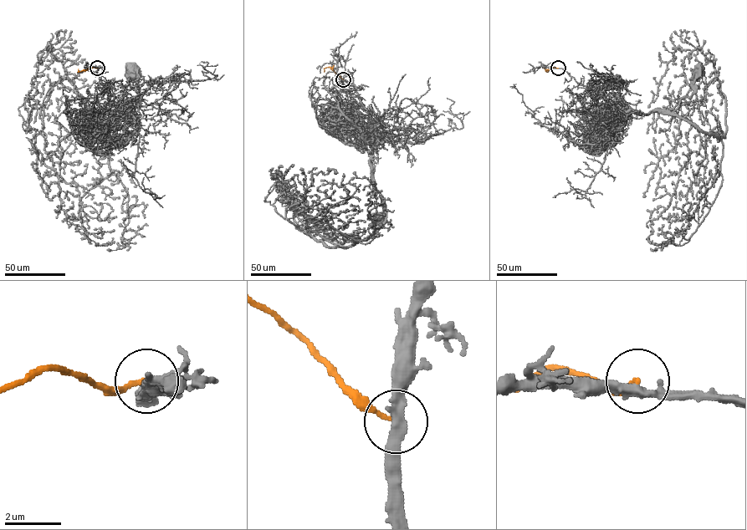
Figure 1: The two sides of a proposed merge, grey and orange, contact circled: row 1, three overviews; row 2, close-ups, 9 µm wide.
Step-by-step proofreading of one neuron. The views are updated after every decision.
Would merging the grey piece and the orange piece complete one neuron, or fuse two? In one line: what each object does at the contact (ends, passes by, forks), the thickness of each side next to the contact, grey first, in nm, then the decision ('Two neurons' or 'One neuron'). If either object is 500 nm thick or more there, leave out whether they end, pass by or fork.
At the ring grey passes by. At the ring orange ends. Thickness 360 nm (grey) against 160 nm. Two neurons

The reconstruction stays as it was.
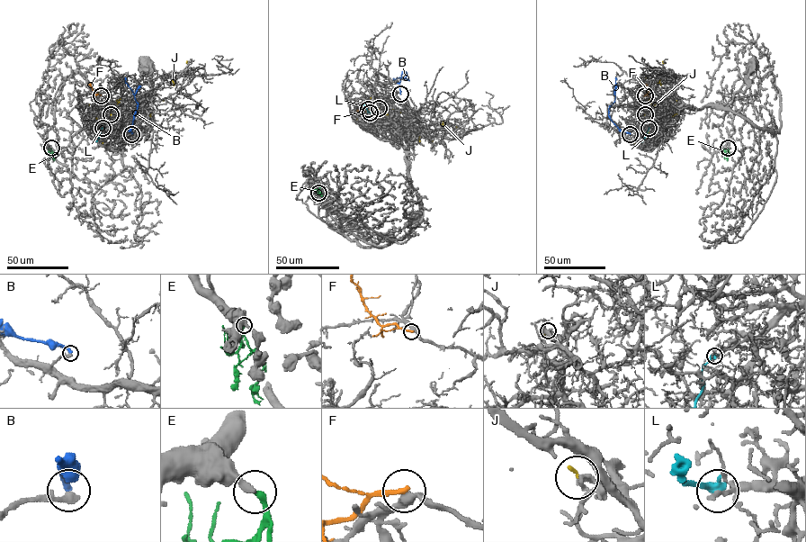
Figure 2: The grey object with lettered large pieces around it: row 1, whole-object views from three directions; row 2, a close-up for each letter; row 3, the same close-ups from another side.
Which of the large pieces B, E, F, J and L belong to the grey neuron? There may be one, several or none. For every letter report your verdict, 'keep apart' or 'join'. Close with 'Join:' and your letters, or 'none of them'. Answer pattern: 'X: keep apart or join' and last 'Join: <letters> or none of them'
B: keep apart
E: keep apart
F: keep apart
J: keep apart
L: keep apart
Join: none of them

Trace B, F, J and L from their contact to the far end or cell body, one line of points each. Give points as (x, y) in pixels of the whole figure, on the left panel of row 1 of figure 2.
B: (132, 134), (132, 120), (138, 104), (125, 77)
F: (101, 95), (95, 94), (88, 84)
J: (111, 114), (118, 102), (116, 101), (120, 98), (124, 78), (172, 79), (187, 60)
L: (102, 128), (95, 141)

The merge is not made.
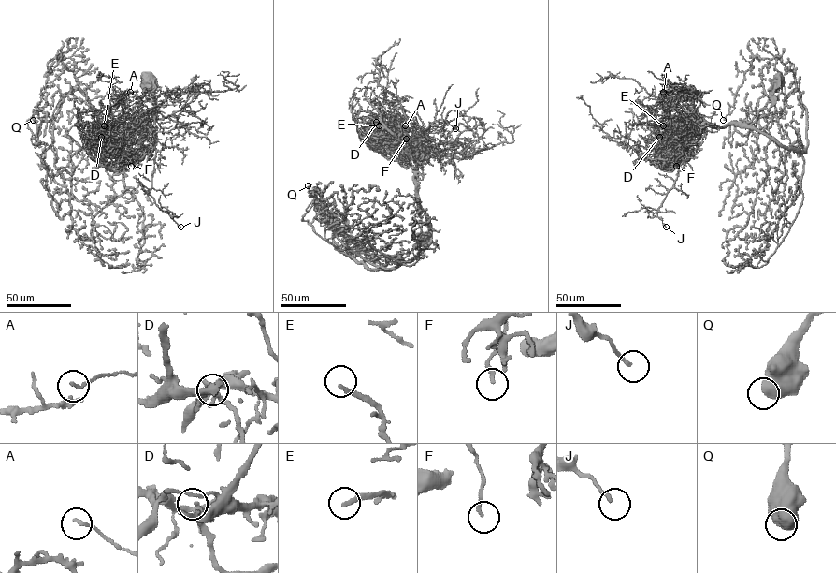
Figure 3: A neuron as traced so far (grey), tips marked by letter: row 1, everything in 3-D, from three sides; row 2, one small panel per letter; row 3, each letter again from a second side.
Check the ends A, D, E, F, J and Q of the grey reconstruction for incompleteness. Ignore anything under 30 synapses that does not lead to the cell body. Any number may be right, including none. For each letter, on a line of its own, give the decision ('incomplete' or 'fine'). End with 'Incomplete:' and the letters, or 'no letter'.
A: fine
D: fine
E: fine
F: fine
J: fine
Q: fine
Incomplete: no letter

